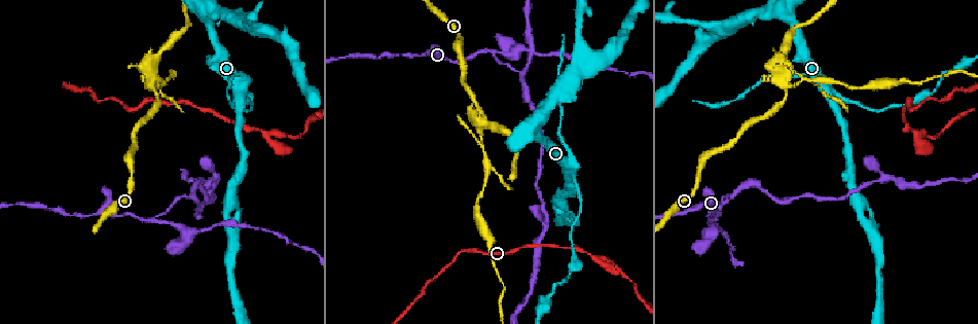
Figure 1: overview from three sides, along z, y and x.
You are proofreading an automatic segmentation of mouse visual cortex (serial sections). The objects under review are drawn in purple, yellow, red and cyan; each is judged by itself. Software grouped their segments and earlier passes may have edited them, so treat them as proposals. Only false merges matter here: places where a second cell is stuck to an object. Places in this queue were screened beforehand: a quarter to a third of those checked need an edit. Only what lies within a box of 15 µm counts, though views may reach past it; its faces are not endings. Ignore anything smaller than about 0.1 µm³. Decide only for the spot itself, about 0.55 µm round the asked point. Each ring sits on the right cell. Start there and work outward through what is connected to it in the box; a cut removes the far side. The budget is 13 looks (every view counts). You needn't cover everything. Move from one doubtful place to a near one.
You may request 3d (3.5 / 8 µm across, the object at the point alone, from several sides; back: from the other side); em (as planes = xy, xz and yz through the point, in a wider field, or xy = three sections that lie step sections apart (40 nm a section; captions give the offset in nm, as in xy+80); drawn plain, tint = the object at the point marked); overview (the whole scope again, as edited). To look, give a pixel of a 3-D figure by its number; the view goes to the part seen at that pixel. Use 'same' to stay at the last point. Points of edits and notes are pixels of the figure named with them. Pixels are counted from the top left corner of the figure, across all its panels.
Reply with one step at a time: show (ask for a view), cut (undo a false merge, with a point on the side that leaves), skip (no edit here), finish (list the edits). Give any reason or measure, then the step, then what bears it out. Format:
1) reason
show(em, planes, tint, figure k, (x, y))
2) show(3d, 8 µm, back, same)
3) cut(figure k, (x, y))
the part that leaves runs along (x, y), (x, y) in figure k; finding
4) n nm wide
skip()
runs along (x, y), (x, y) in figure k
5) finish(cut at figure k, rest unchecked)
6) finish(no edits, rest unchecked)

thin neck
show(em, xy, step 1, tint, figure 1, (710, 221))

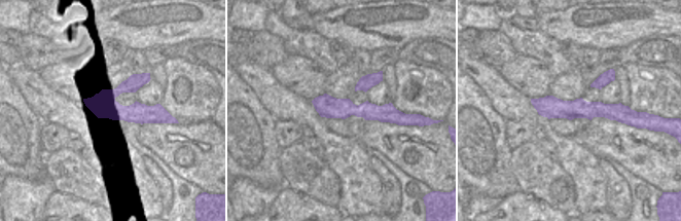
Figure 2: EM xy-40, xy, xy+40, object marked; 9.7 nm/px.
show(3d, 3.5 µm, same)

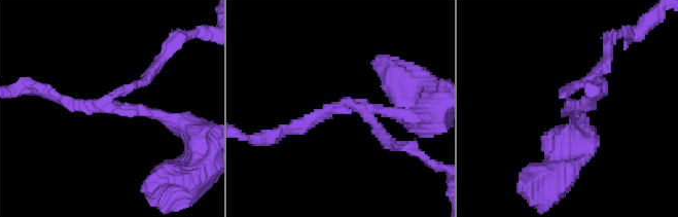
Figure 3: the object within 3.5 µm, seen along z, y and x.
3 arms; arms of 150, 150, 150 nm
cut(figure 3, (144, 79))
the part that leaves runs along (114, 97), (143, 83), (181, 39) in figure 3; a second cell is stuck on

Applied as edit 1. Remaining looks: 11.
redraw
show(overview)

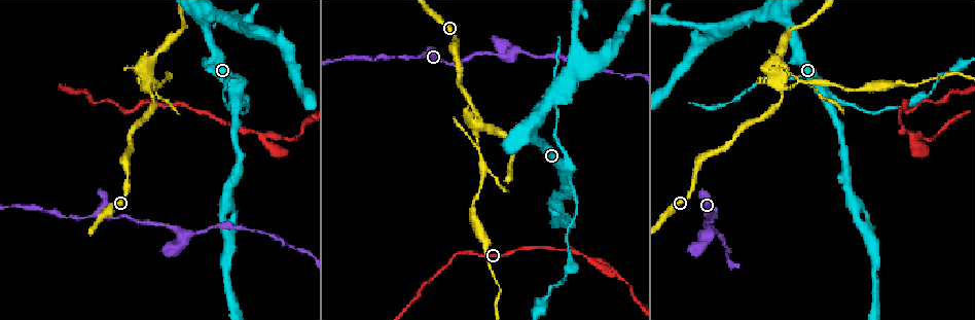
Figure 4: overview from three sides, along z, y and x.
calibre changes
show(3d, 3.5 µm, figure 4, (529, 54))

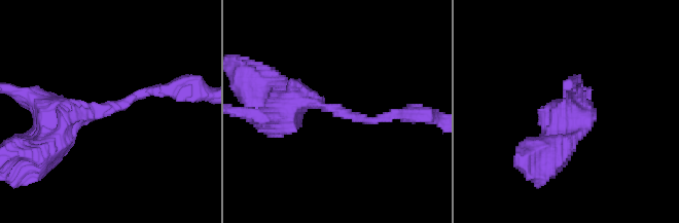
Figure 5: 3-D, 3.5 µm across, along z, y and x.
arms of 150, 450 nm; now the EM
show(em, xy, step 5, tint, figure 5, (338, 108))

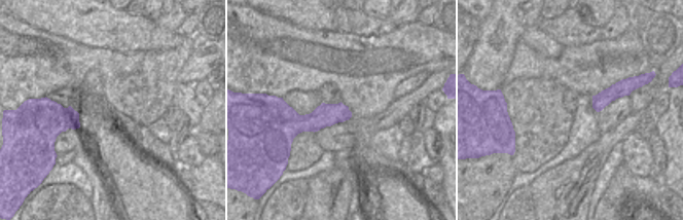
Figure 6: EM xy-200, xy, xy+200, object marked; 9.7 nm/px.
skip()
runs along (349, 114), (288, 120) in figure 6; continuous, no second cell

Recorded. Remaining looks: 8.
arms part here
show(3d, 8 µm, figure 4, (589, 259))

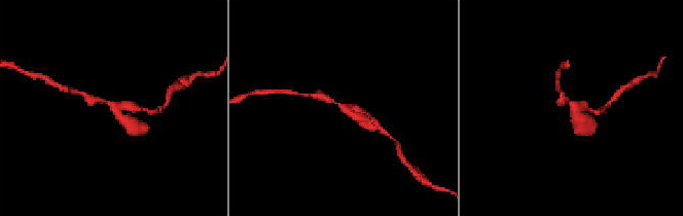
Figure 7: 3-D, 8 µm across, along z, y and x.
3 arms; arms of 200, 300, 400 nm
show(em, xy, step 1, tint, figure 7, (575, 109))

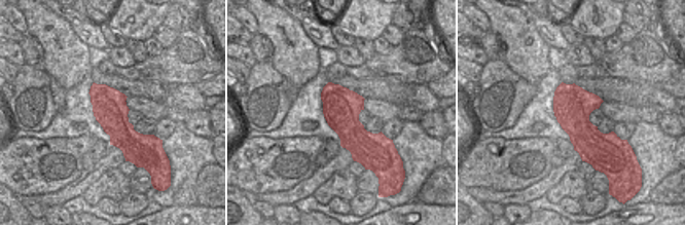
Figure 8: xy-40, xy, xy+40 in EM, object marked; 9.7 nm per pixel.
360 nm wide
skip()
runs along (90, 99), (110, 103), (134, 127) in figure 7; continuous, no second cell

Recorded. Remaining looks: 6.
sharp bend
show(3d, 3.5 µm, back, figure 4, (148, 88))

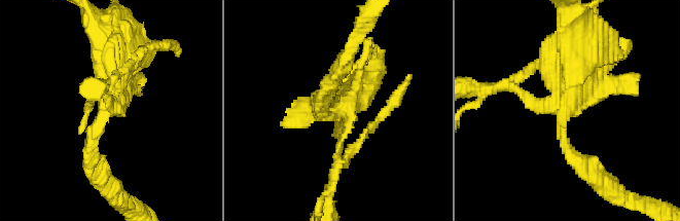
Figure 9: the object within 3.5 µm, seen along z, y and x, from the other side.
now the EM
show(em, xy, step 5, plain, figure 9, (116, 106))

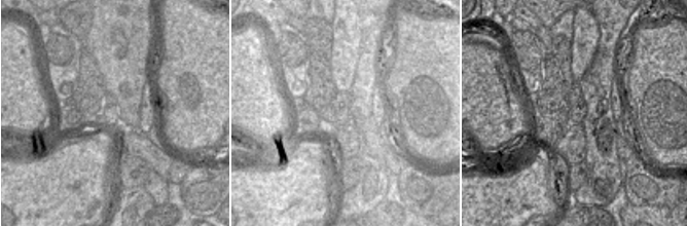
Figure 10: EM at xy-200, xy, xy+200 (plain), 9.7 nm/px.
where the object lies
show(em, xy, step 5, tint, same)

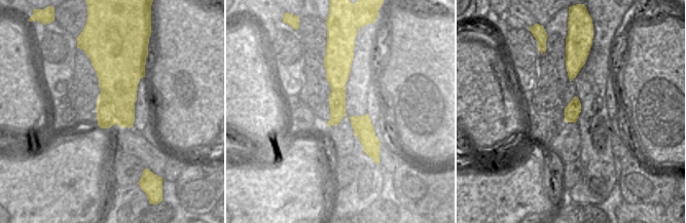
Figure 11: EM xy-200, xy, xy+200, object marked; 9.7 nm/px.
cut(figure 9, (331, 181))
the part that leaves runs along (340, 148), (327, 209) in figure 9; two cells meet here

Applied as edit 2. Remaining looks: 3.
show(overview)

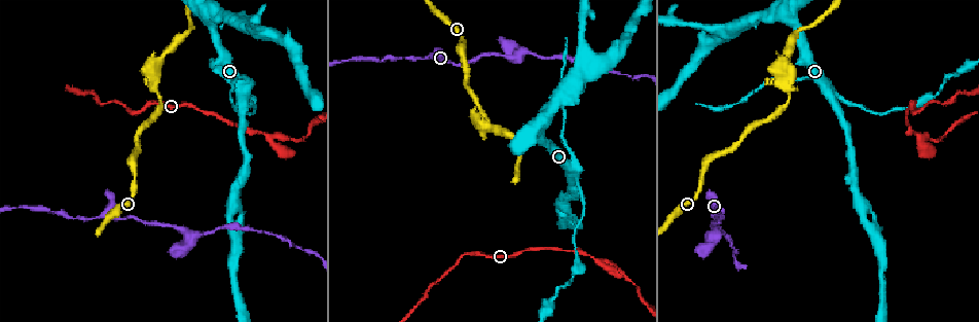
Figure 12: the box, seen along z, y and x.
two arms at a narrow angle
show(3d, 3.5 µm, figure 12, (240, 90))

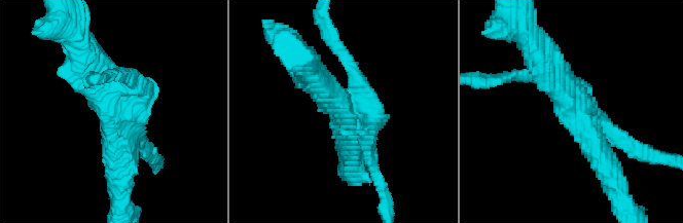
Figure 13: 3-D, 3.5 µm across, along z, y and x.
shape alone is not enough
show(em, planes, tint, figure 13, (345, 112))

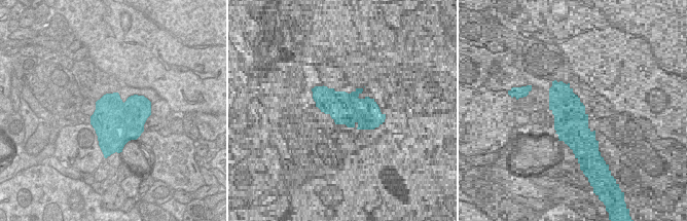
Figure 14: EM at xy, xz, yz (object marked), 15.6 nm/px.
cut(figure 13, (340, 53))
a second cell is stuck on

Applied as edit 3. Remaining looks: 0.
finish(cut at figure 3, cut at figure 9, cut at figure 13, rest unchecked)

